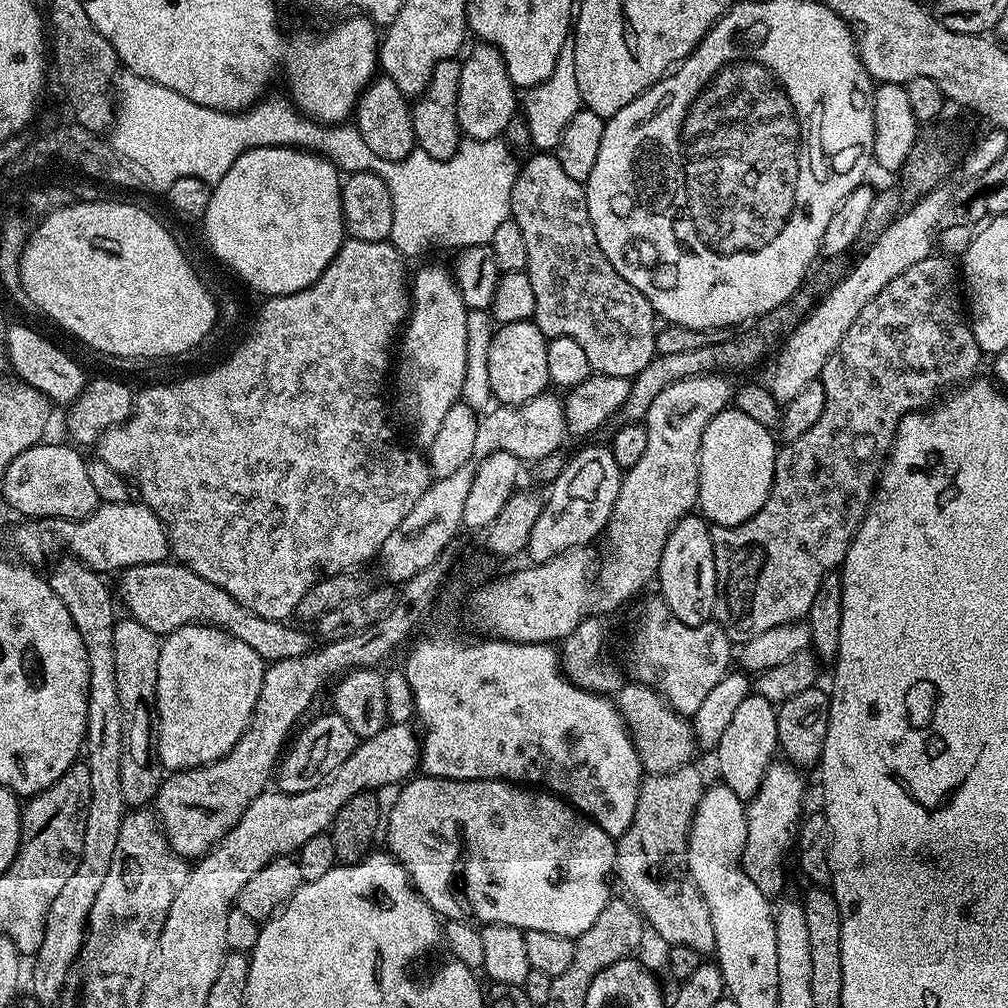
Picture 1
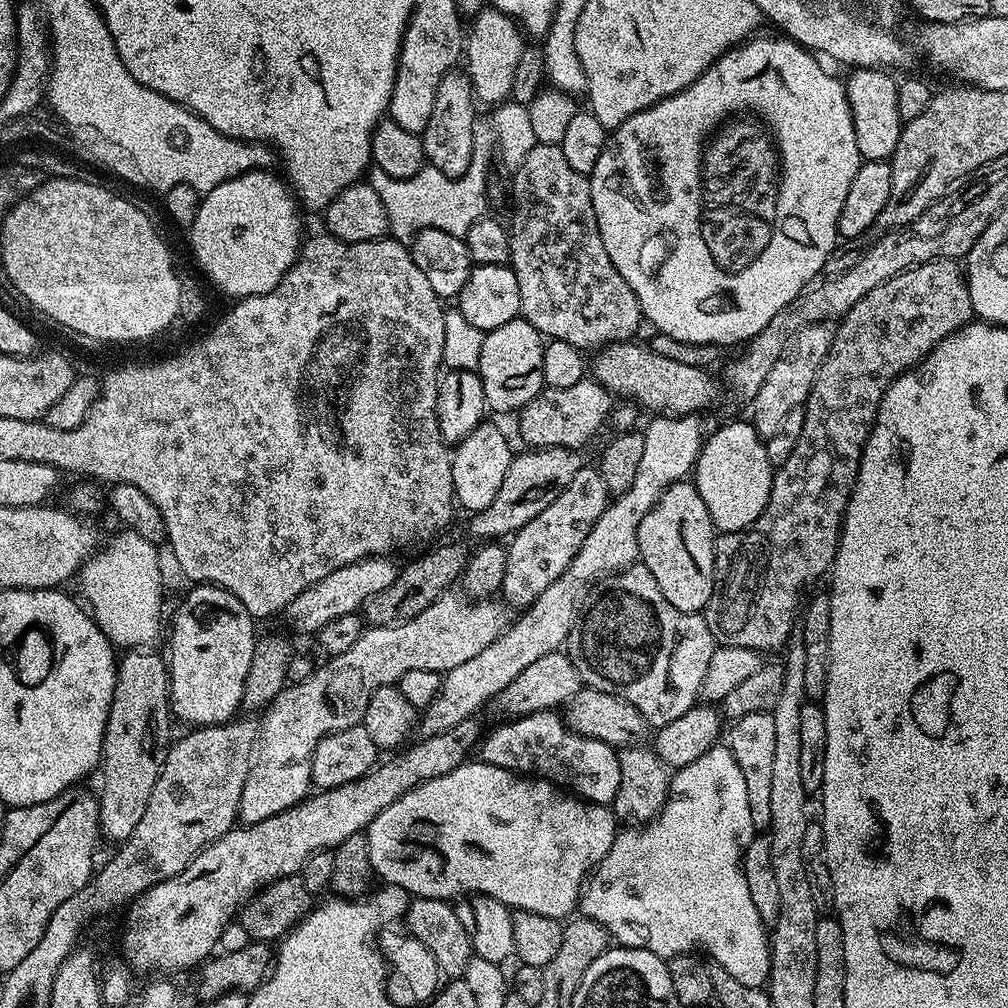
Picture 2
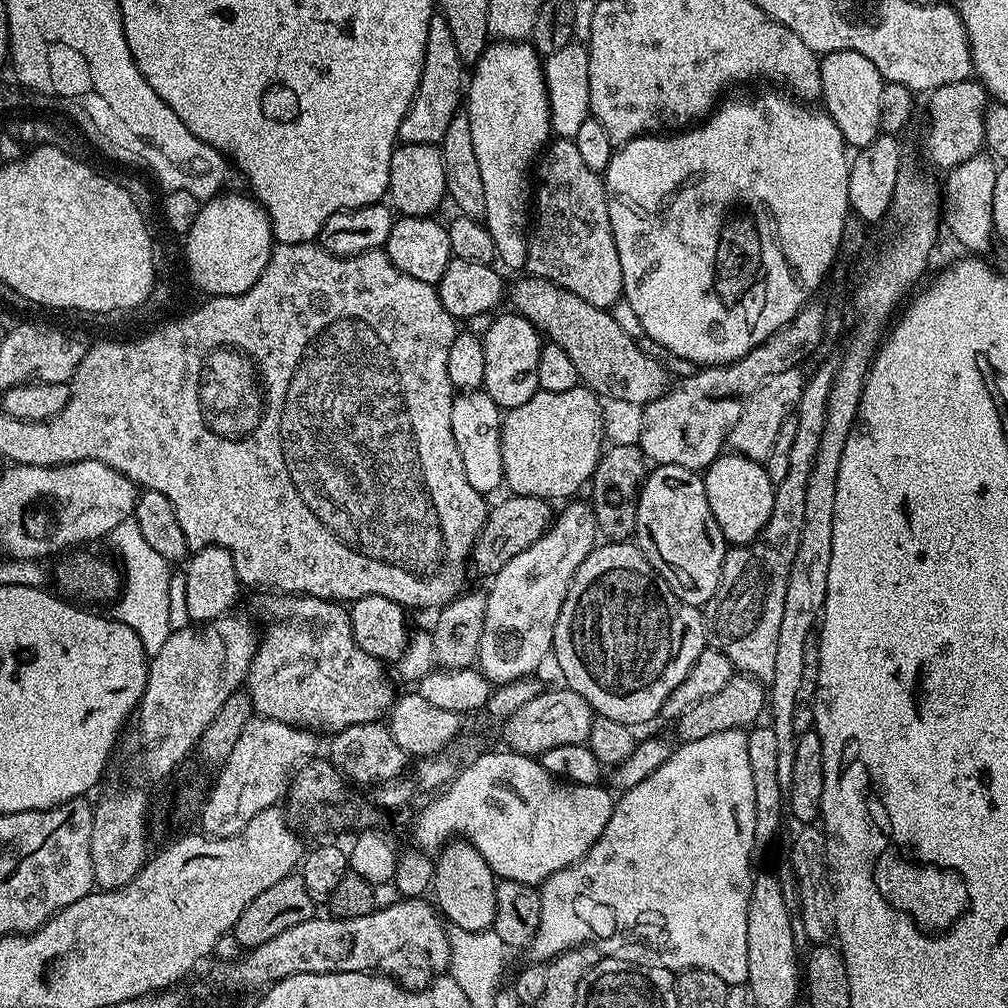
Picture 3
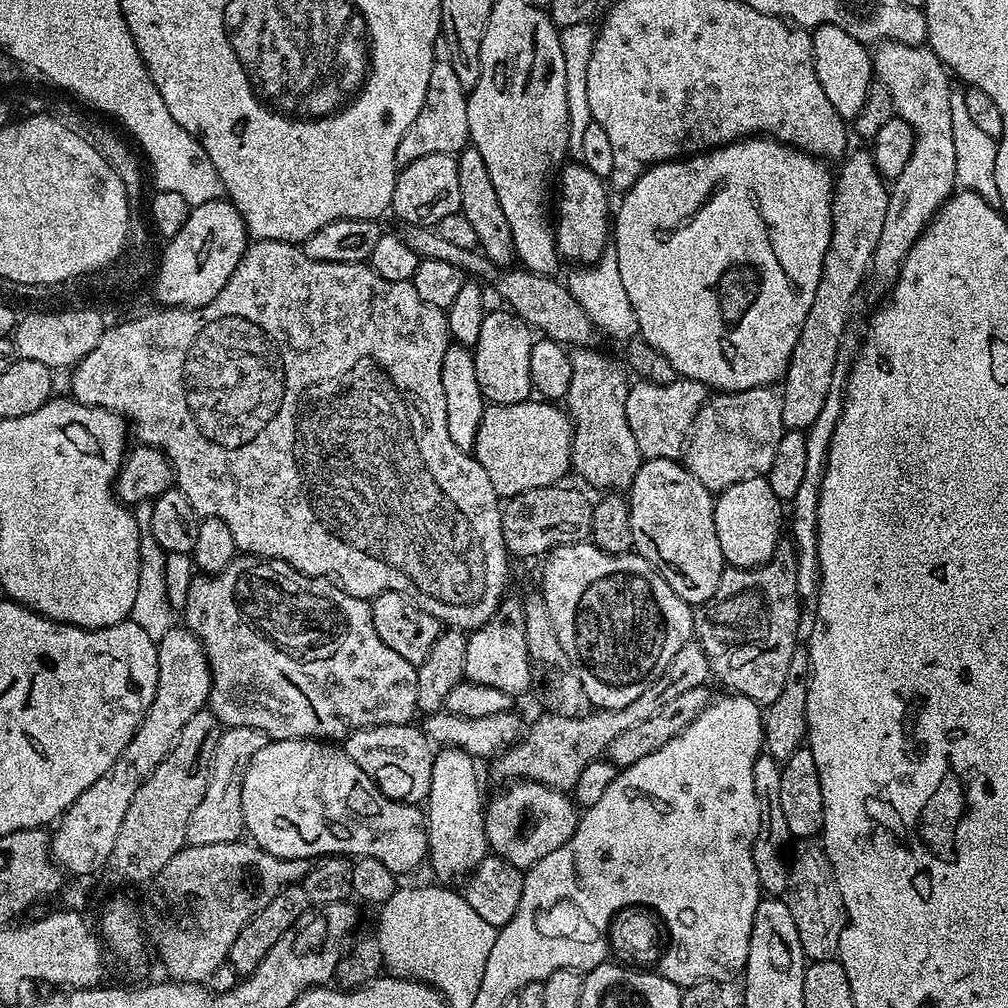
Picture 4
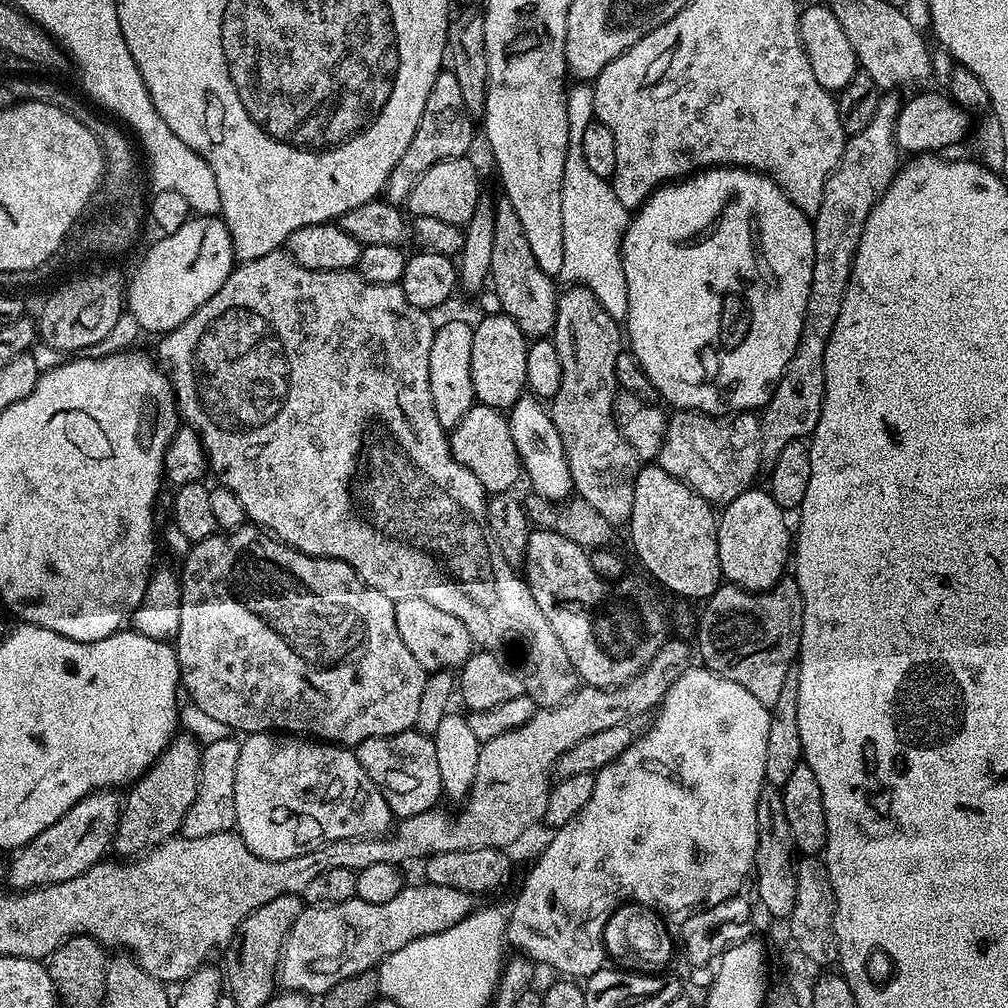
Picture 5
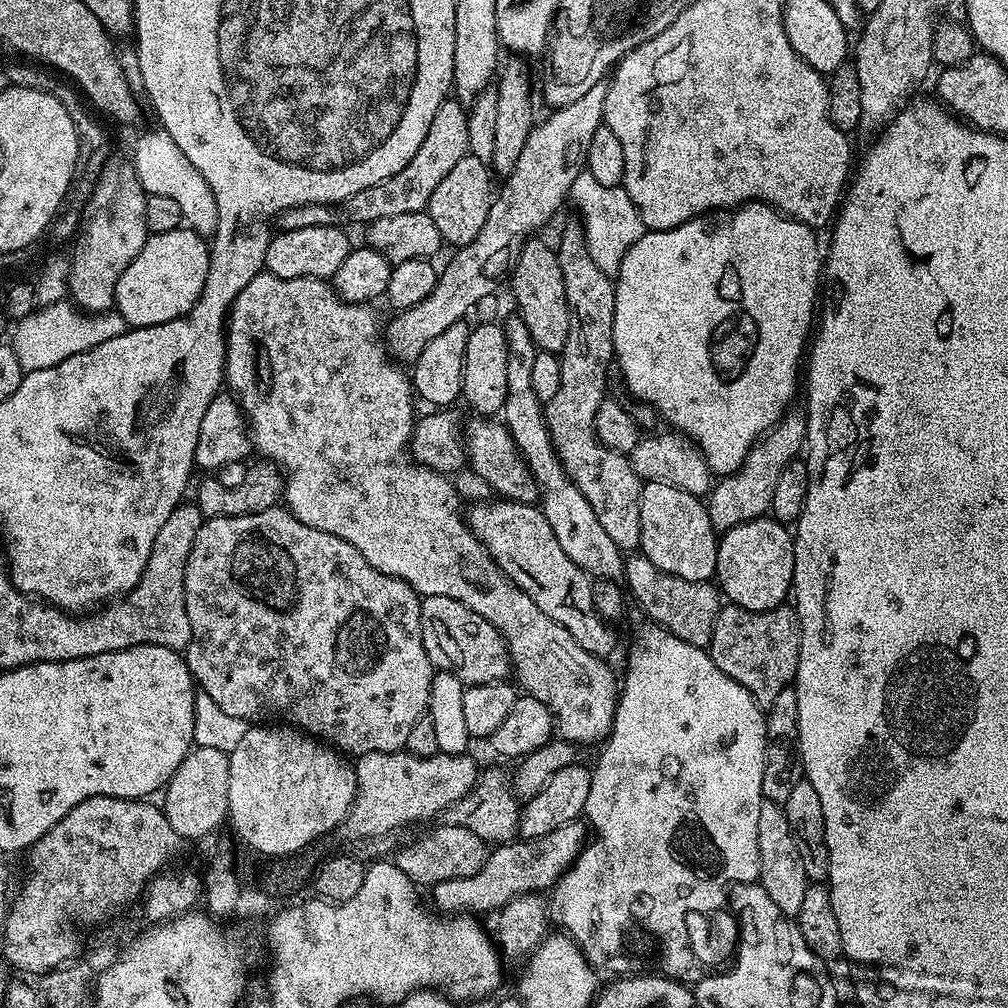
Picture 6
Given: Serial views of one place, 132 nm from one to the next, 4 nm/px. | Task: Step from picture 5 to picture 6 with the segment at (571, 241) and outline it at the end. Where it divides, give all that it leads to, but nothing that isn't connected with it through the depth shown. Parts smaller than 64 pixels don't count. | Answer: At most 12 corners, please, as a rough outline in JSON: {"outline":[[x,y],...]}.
{"outline":[[585,170],[570,204],[586,250],[615,277],[646,231],[623,186]]}

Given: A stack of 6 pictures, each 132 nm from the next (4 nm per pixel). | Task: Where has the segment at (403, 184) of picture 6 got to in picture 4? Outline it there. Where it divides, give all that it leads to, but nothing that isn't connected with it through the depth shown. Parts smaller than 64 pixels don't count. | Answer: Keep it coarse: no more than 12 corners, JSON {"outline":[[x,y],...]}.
{"outline":[[436,41],[418,118],[397,165],[469,147],[468,92]]}

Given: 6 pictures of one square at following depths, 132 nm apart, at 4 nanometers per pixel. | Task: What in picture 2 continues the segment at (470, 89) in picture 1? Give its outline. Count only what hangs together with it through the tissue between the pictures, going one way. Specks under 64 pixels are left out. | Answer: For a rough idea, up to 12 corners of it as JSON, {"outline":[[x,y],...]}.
{"outline":[[491,6],[476,13],[463,59],[481,105],[511,97],[525,33]]}

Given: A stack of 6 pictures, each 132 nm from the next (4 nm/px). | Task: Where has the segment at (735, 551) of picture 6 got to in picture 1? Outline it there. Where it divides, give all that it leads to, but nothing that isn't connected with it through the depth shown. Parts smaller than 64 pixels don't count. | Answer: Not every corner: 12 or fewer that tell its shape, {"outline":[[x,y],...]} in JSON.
{"outline":[[734,406],[700,443],[698,508],[746,522],[768,501],[777,437]]}

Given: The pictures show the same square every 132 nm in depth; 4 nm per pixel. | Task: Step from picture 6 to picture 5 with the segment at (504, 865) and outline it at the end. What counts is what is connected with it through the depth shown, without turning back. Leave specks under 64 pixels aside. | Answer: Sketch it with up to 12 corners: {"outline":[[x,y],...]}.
{"outline":[[419,882],[390,902],[308,904],[281,989],[320,998],[474,911]]}

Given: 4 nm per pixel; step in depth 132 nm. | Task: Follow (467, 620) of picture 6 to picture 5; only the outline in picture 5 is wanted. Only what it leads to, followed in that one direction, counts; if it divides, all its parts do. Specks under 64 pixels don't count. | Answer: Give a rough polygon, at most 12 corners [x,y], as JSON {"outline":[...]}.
{"outline":[[422,598],[395,601],[406,650],[425,673],[459,670],[470,630]]}

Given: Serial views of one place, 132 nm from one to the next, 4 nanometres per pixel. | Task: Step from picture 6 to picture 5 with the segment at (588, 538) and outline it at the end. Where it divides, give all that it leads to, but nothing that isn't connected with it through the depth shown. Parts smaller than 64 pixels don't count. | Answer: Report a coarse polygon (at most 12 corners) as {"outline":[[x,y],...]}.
{"outline":[[525,394],[507,417],[531,491],[559,502],[574,492],[558,426]]}

